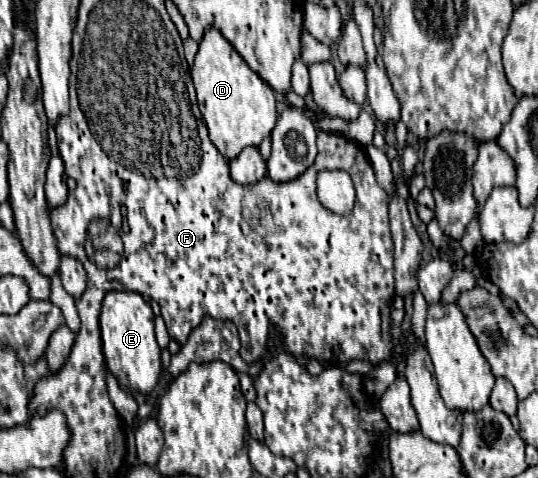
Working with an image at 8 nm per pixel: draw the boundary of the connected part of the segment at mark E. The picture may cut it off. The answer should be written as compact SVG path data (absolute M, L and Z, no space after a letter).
M108 291L102 301L100 331L106 367L118 383L142 393L152 391L162 371L160 347L154 337L154 313L142 295L132 291Z

